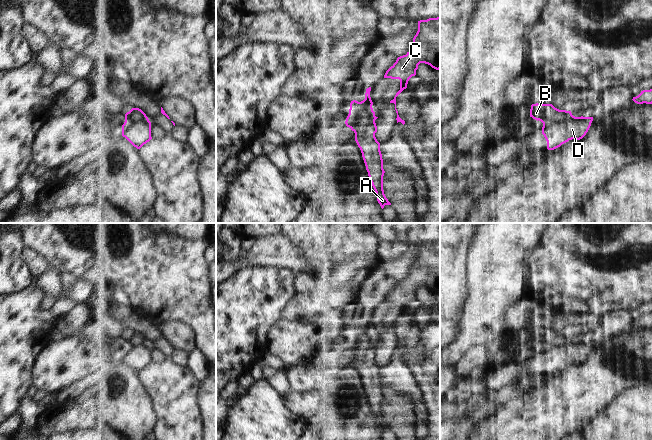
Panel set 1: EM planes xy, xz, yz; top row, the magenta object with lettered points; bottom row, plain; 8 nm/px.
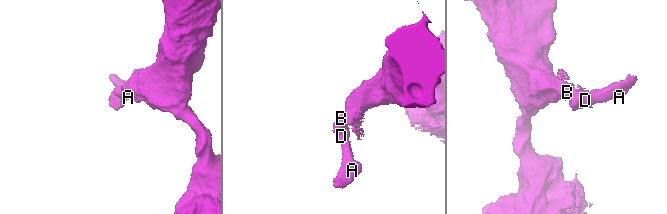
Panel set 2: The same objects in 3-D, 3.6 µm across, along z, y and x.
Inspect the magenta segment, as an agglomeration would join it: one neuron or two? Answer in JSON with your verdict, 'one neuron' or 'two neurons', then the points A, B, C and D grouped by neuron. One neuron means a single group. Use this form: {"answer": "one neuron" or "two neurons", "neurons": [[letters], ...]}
{"answer": "two neurons", "neurons": [["A", "D"], ["B", "C"]]}

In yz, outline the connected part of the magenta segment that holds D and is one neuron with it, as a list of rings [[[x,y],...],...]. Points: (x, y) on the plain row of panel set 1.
[[[571,340],[561,347],[544,347],[542,358],[547,365],[547,373],[554,374],[569,364],[582,363],[588,356],[593,341]]]

